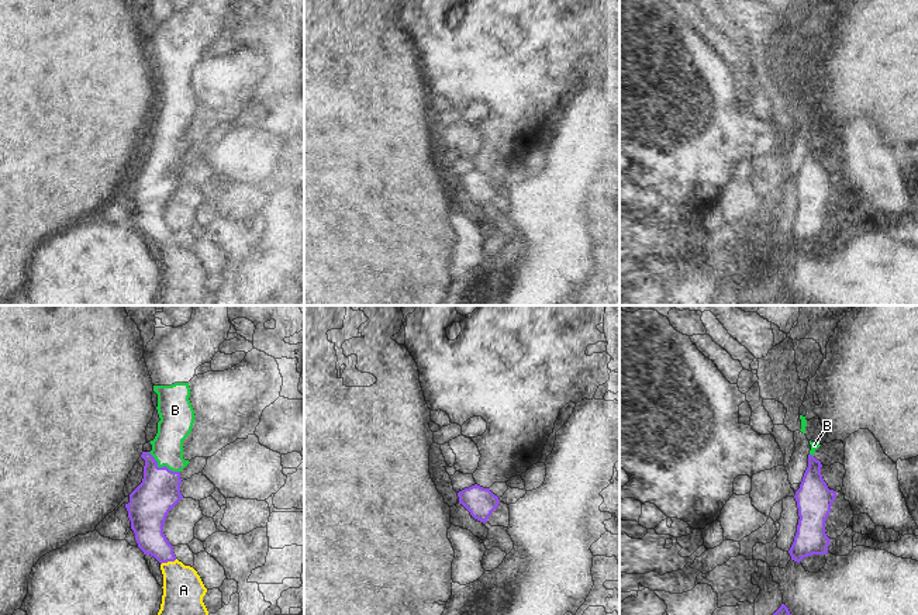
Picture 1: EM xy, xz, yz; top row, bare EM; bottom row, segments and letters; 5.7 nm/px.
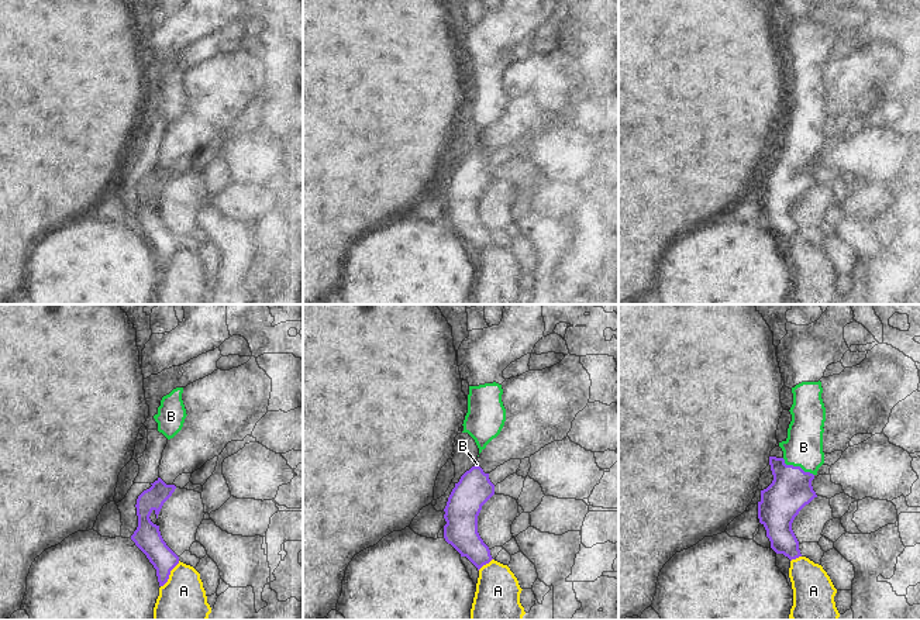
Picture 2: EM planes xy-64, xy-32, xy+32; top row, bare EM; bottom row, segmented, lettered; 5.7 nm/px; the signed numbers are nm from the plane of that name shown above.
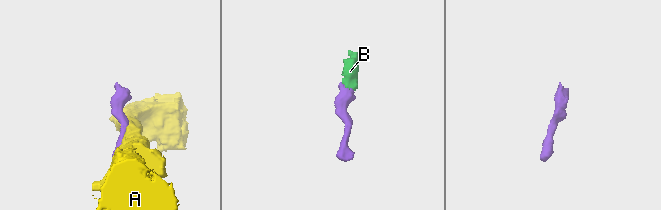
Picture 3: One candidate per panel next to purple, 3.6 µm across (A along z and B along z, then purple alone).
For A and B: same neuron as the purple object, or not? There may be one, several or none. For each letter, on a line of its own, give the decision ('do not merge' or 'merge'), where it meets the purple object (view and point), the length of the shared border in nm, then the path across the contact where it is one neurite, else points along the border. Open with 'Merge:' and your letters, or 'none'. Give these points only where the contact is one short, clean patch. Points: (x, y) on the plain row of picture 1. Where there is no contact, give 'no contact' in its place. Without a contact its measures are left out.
Merge: B
A: do not merge | xy (168, 245) | 100 nm | along xy (176, 244), (161, 249)
B: merge | xy (164, 151) | 220 nm | across xy (149, 187), (161, 173), (164, 151), (169, 121), (175, 110)

